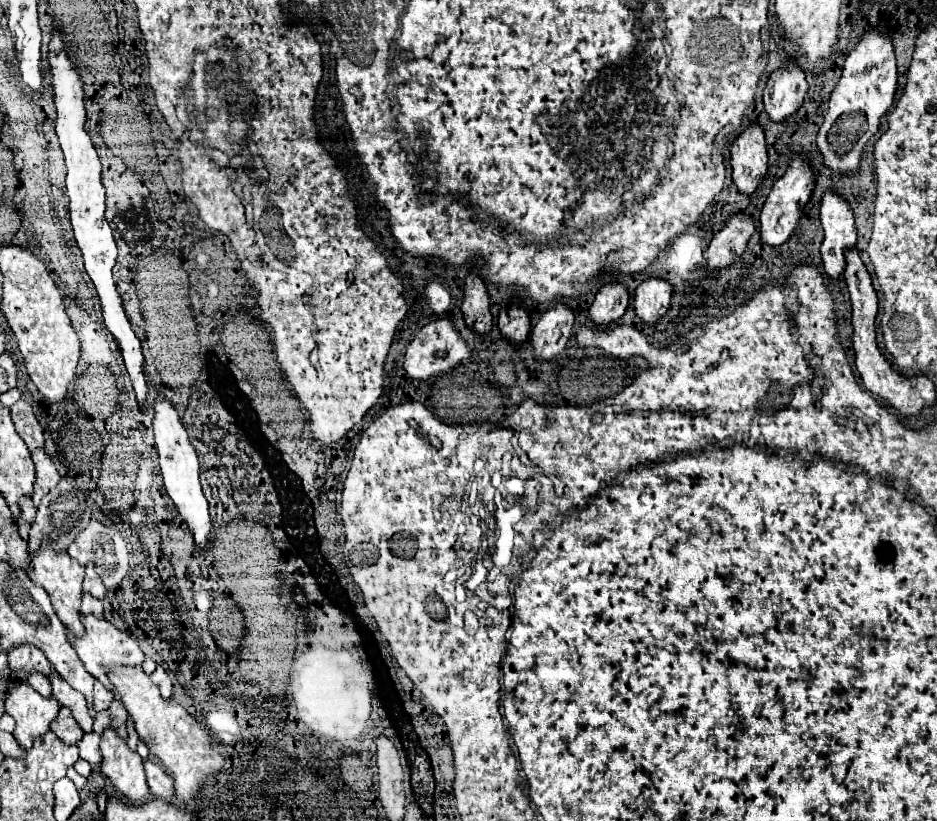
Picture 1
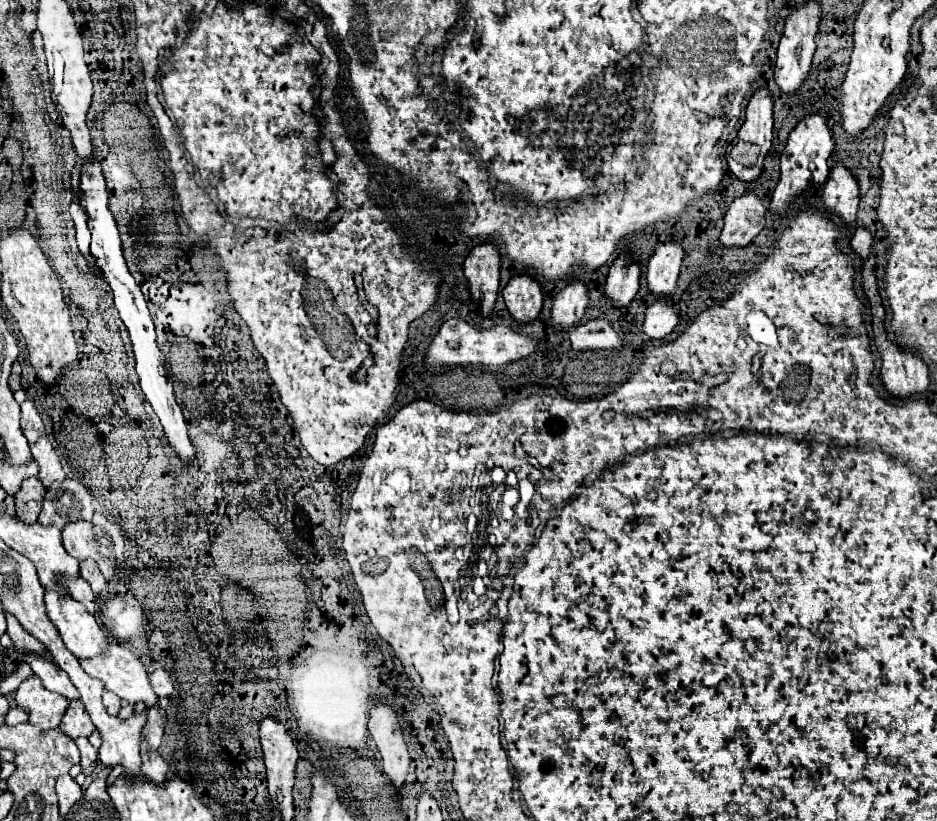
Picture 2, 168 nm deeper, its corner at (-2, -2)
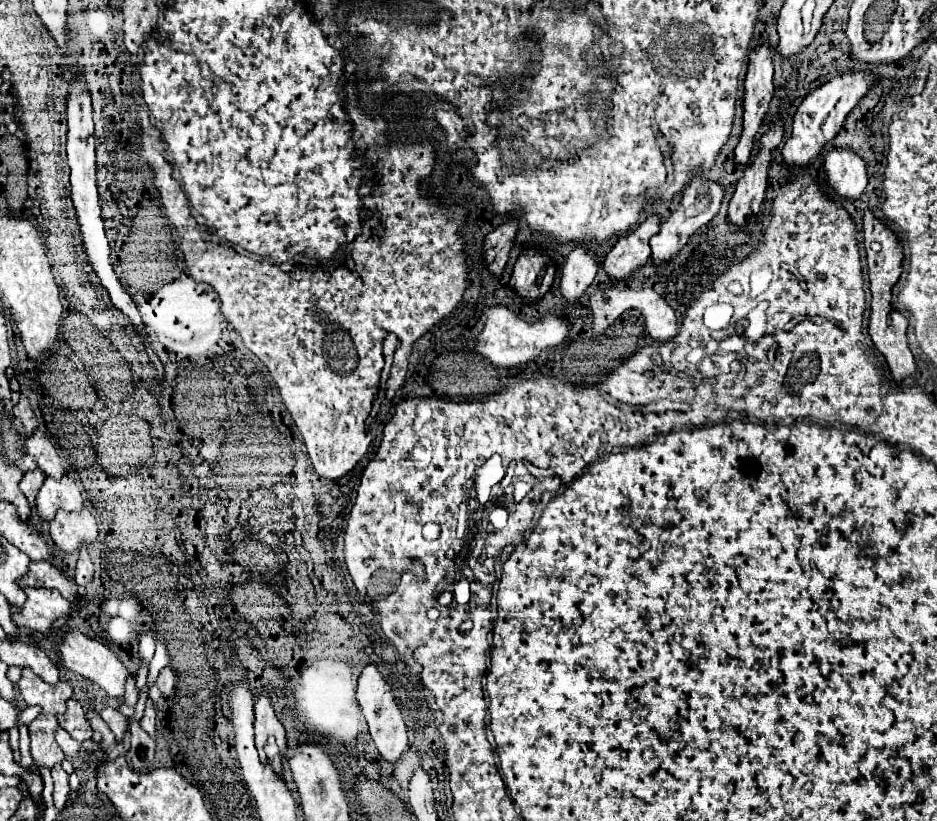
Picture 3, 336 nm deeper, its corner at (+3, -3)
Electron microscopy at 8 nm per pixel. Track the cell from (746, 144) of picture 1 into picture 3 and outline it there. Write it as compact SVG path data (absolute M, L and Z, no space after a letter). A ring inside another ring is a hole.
M763 43L755 47L749 55L749 69L745 77L745 115L743 115L743 135L735 147L735 163L745 165L751 157L751 147L755 133L769 109L773 97L773 59L771 45Z

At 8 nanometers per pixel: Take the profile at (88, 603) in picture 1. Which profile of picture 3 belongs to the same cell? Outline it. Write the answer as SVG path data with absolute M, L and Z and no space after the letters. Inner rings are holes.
M31 561L29 573L17 581L21 587L49 587L57 589L69 601L77 597L77 583L73 577L65 575L63 571L55 569L49 561Z

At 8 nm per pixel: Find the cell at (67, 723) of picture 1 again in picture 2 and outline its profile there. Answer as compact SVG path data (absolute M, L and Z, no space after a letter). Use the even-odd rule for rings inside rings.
M80 700L70 702L70 706L66 708L66 714L60 722L60 730L70 736L72 740L80 738L80 736L90 736L94 732L94 724L90 720L90 716L84 710L84 704Z

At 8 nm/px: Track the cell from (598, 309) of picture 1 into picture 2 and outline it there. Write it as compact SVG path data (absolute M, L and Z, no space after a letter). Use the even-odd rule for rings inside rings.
M620 254L616 262L610 266L608 280L604 286L604 296L614 308L622 310L630 306L632 298L636 296L638 282L640 282L640 266L632 264L626 258L626 254Z

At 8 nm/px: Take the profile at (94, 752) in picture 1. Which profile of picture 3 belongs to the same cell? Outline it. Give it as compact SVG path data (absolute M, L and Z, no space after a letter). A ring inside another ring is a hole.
M61 727L55 731L55 741L59 743L59 747L63 749L63 753L65 753L69 759L79 753L79 741L75 741L75 739L73 739L65 729L61 729Z

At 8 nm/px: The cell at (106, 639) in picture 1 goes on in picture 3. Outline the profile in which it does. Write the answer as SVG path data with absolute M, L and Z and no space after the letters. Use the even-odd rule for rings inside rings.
M25 587L25 605L11 605L11 617L17 627L29 627L35 631L49 631L53 623L67 615L71 603L61 597L57 589L35 589Z

